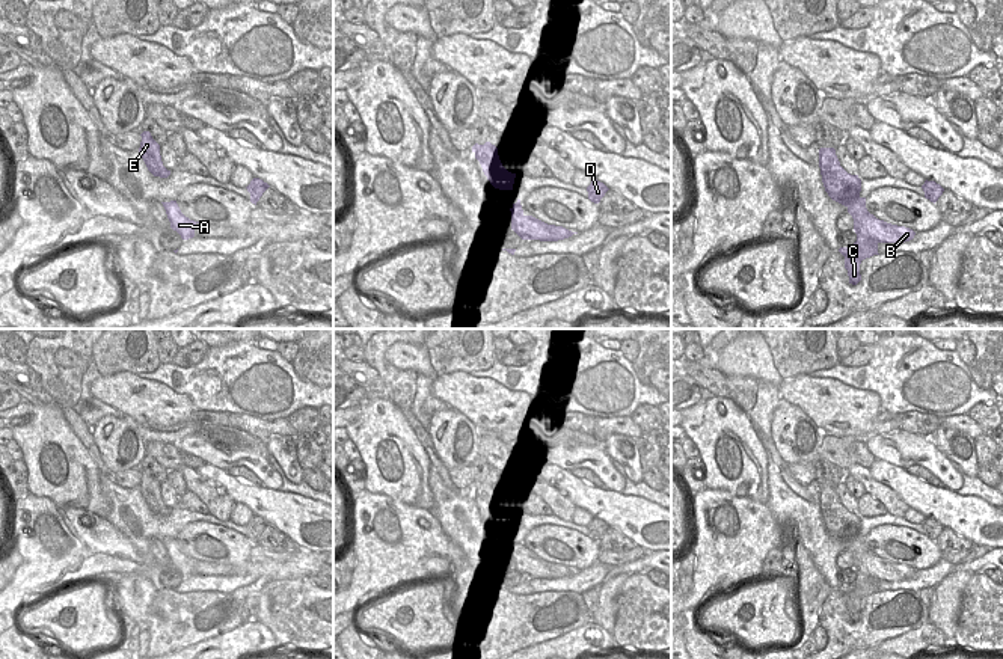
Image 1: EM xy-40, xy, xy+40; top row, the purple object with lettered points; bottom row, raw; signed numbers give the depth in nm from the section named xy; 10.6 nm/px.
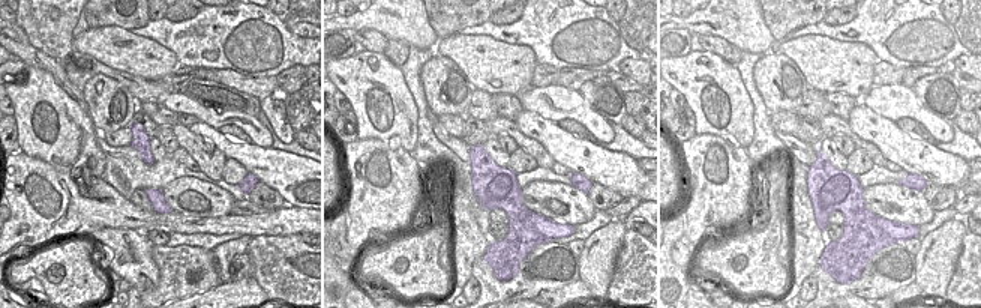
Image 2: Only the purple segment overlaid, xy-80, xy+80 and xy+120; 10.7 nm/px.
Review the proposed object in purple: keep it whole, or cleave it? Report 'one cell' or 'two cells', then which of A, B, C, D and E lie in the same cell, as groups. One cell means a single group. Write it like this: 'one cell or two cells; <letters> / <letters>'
two cells; A B / C D E

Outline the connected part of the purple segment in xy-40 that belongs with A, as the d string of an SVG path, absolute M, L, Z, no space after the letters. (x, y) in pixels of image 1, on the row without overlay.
M176 538L161 540L161 541L166 547L167 556L170 559L170 566L173 569L176 569L183 578L193 576L195 575L195 562L199 559L195 559L195 558L190 558L189 555L186 555L181 550Z

